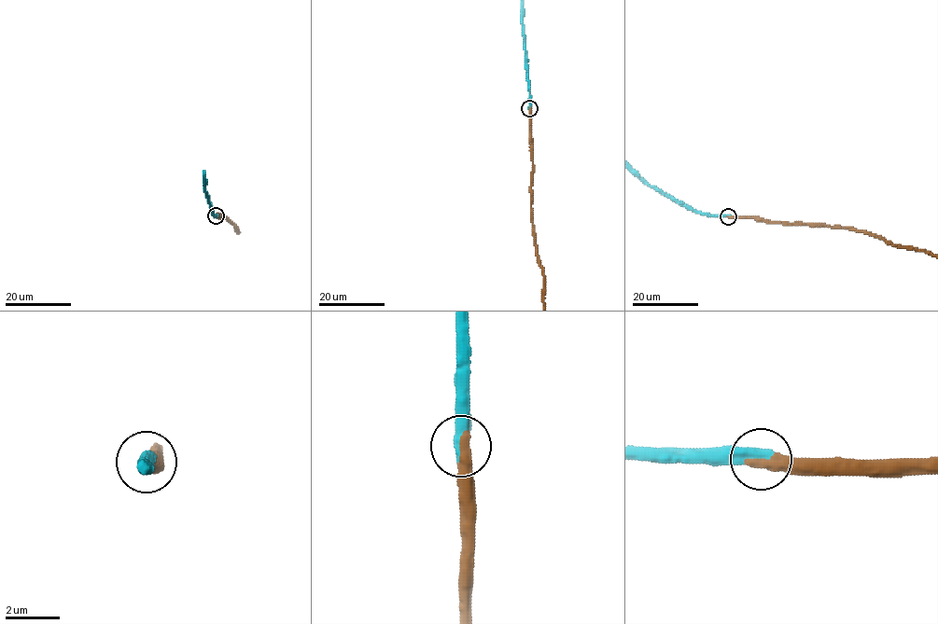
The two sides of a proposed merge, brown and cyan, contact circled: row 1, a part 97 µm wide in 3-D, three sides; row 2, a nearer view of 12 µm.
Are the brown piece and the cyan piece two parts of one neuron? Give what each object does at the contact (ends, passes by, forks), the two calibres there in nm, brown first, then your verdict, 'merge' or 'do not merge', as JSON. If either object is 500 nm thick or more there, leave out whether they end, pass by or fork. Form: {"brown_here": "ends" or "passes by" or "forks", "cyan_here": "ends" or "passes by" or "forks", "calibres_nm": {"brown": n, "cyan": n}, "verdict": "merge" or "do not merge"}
{"calibres_nm": {"brown": 480, "cyan": 600}, "verdict": "merge"}

